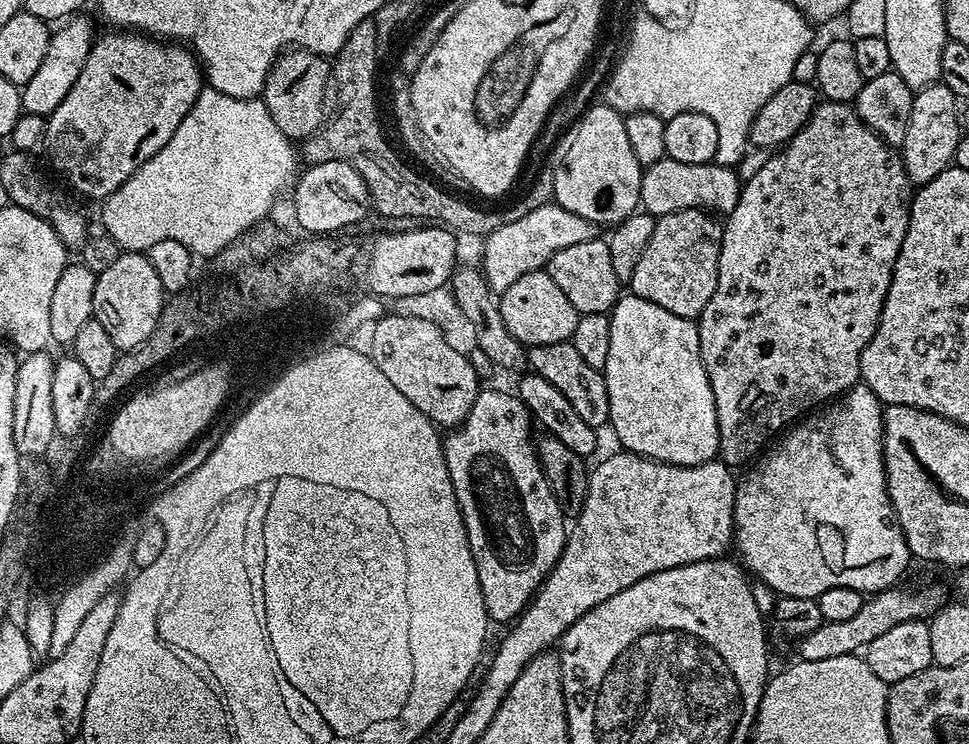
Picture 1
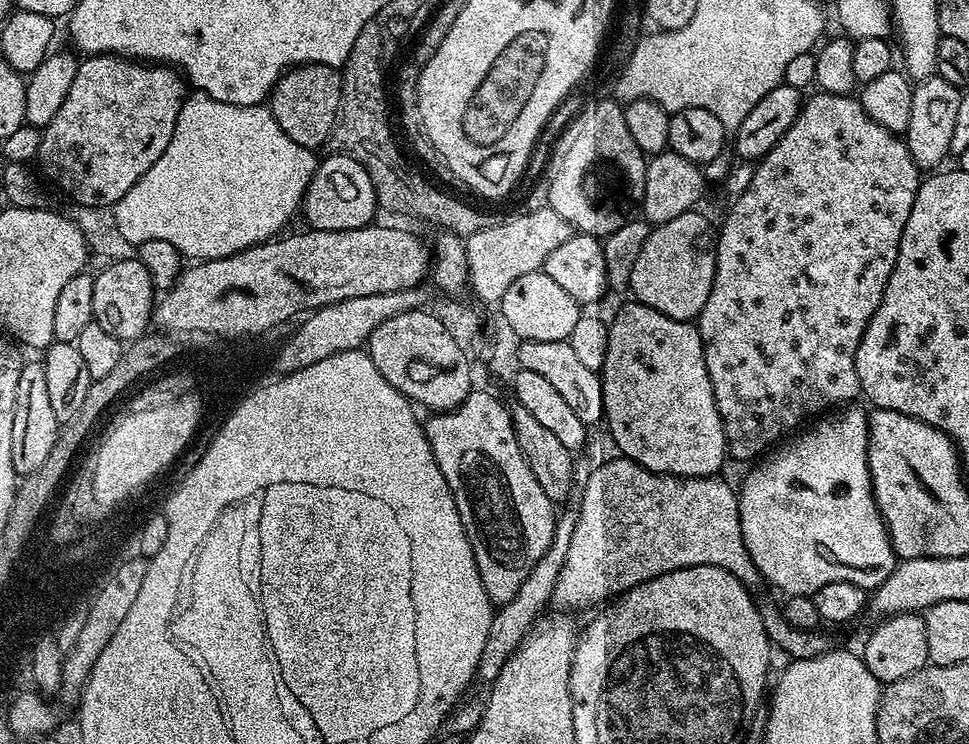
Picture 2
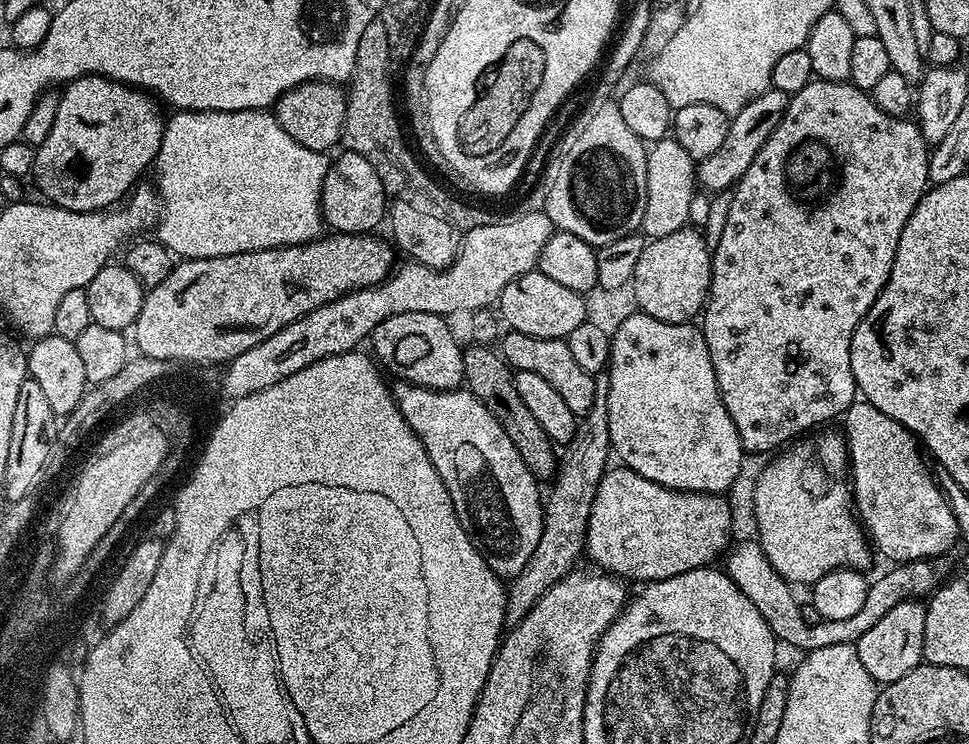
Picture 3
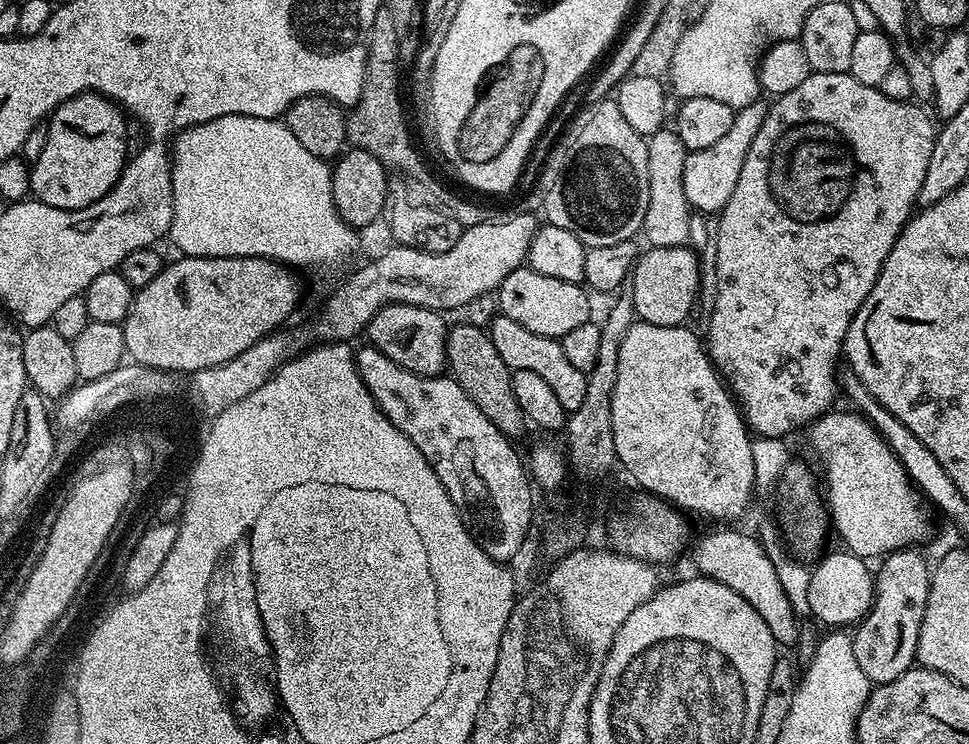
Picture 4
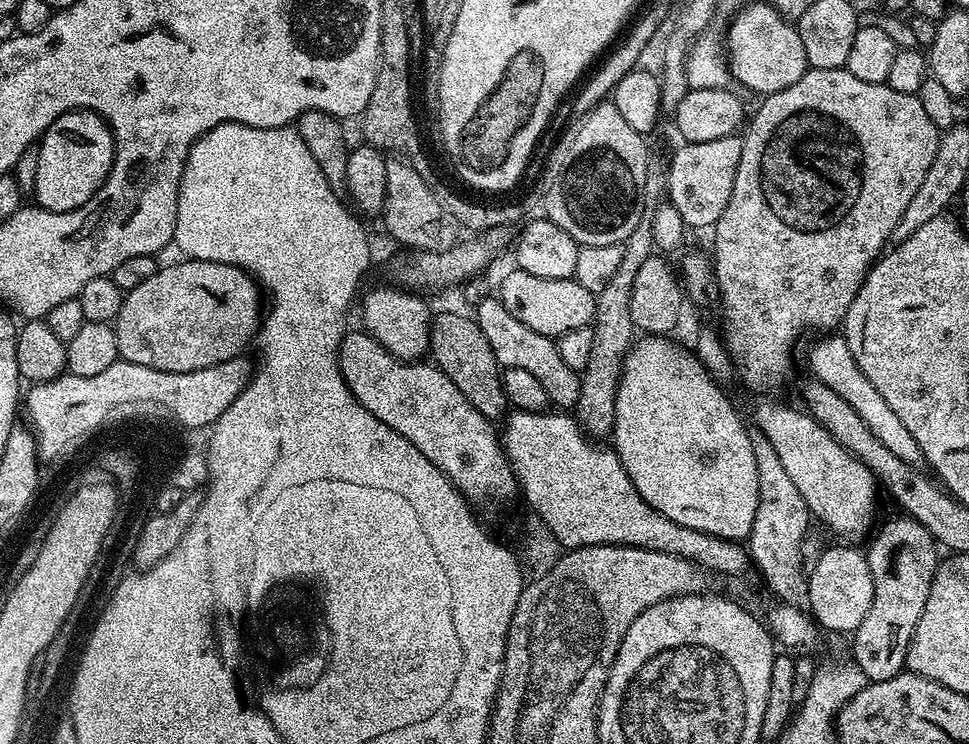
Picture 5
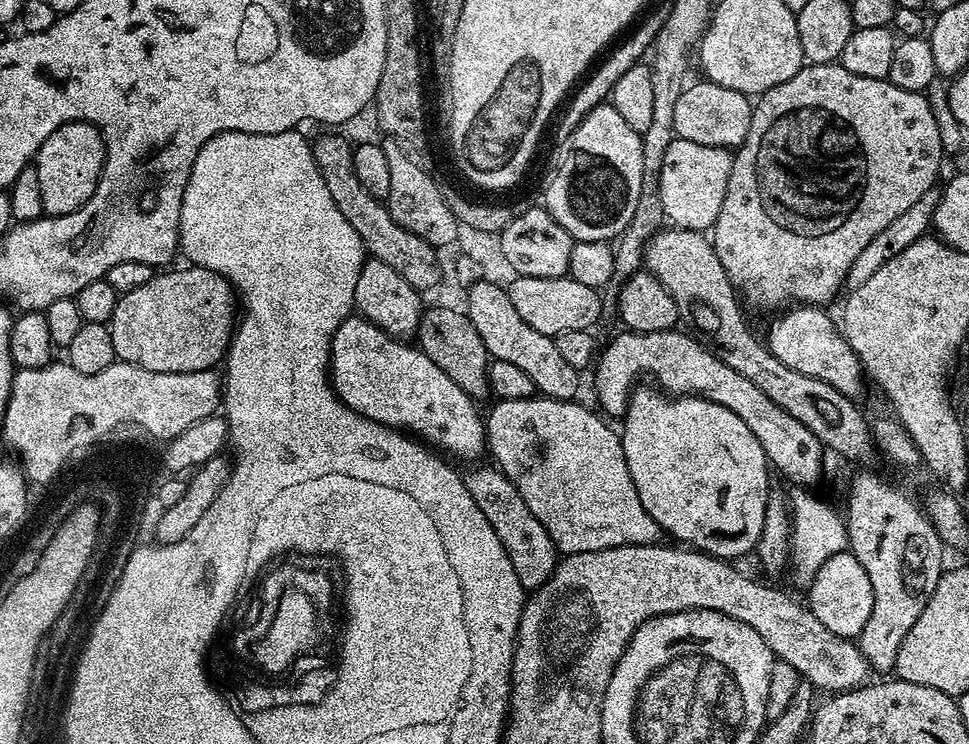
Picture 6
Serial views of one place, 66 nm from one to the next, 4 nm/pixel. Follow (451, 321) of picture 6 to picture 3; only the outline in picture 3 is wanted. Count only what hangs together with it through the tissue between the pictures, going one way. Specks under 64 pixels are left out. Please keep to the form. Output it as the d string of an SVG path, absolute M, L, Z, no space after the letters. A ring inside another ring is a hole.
M479 343L463 349L464 354L464 384L467 391L472 392L498 418L502 430L514 442L518 454L522 454L522 462L532 471L537 481L548 482L556 475L558 467L558 452L554 447L552 439L542 430L542 425L534 419L534 414L530 414L527 406L522 406L522 398L518 394L516 377L513 369L504 363L503 356L499 351Z

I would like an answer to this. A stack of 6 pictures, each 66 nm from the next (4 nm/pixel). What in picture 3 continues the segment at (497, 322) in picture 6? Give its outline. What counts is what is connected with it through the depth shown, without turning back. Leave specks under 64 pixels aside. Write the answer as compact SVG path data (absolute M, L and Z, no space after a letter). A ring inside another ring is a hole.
M508 330L499 341L498 351L509 368L516 372L530 370L530 374L539 374L544 381L550 382L550 386L558 390L559 396L565 400L566 406L570 406L570 410L577 418L586 415L590 406L594 406L596 377L586 374L586 370L578 366L578 362L570 355L567 339L543 340L530 334Z

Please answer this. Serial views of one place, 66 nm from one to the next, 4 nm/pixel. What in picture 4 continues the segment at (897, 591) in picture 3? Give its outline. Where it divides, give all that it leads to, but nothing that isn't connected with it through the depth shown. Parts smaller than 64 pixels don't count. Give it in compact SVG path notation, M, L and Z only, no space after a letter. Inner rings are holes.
M720 526L717 532L708 532L705 536L695 537L690 548L692 564L701 576L709 576L712 580L722 582L722 586L730 586L734 594L742 594L754 610L770 626L770 634L777 645L795 645L799 638L800 620L791 608L790 599L777 585L774 562L770 560L766 550L755 535L739 532L736 526Z

